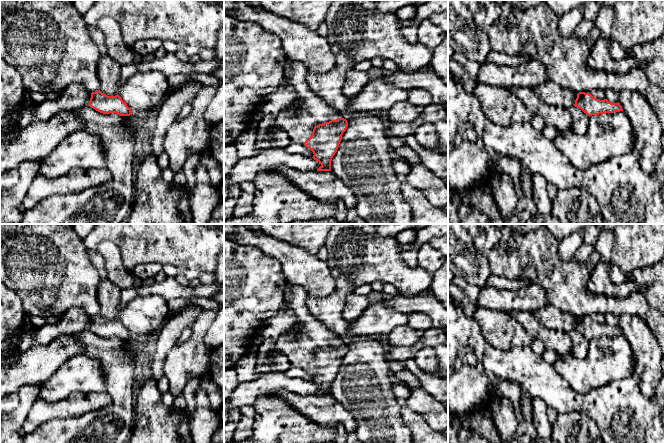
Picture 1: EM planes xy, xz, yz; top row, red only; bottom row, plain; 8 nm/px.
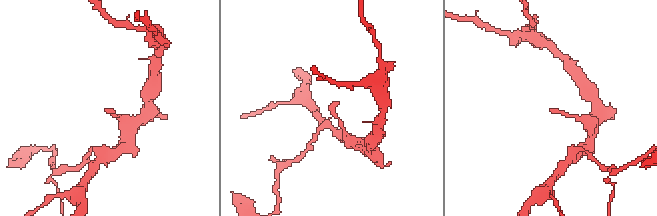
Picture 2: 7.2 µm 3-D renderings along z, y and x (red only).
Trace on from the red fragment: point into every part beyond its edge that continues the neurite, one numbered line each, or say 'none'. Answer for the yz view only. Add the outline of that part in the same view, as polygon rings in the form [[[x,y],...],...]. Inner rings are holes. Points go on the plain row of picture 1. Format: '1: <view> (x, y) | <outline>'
1: yz (551, 317) | [[[551,304],[545,308],[533,312],[533,314],[546,328],[562,330],[564,332],[574,330],[578,318],[568,312],[554,307]]]

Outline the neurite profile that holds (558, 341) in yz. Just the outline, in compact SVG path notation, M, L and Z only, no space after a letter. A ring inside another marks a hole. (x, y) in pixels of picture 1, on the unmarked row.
M527 311L507 313L520 323L534 340L540 341L545 349L552 350L559 356L566 355L572 350L572 341L568 332L546 328L533 313Z

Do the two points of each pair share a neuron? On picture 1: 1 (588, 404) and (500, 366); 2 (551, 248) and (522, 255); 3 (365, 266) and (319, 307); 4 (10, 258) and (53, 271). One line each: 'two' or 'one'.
1: one
2: one
3: one
4: one

